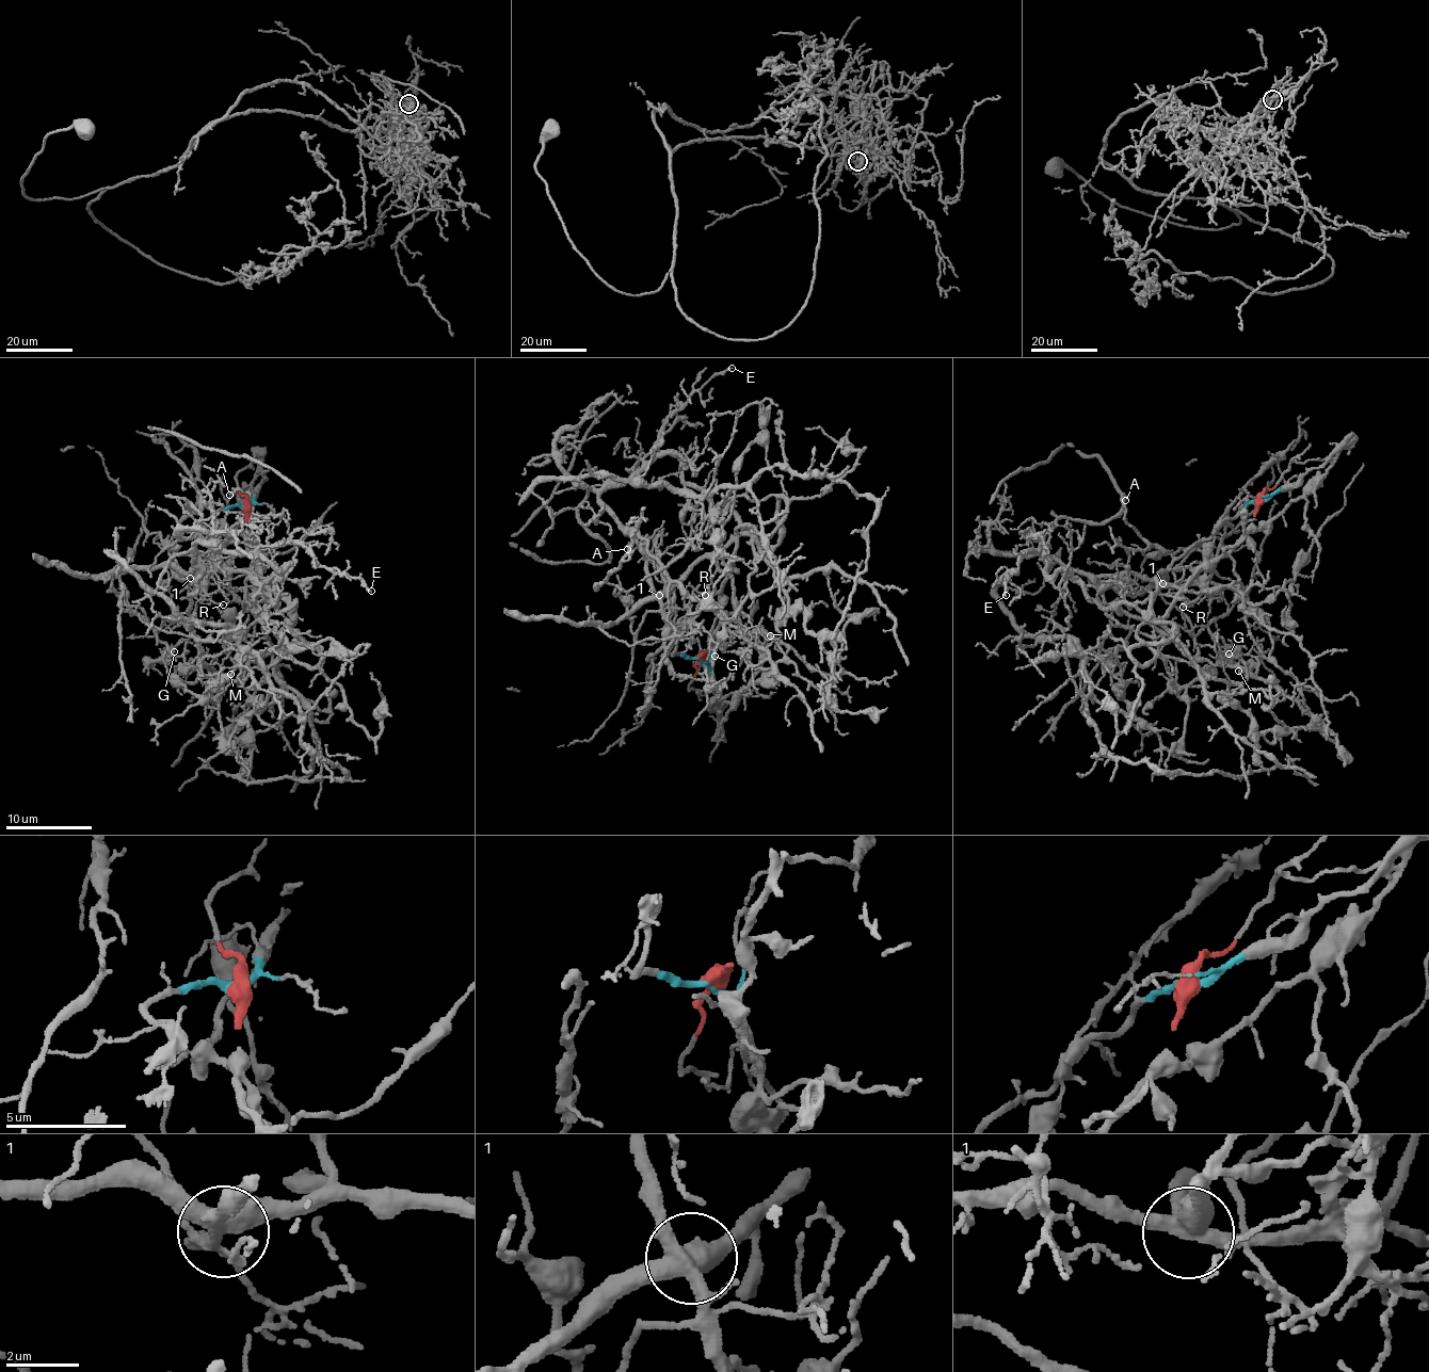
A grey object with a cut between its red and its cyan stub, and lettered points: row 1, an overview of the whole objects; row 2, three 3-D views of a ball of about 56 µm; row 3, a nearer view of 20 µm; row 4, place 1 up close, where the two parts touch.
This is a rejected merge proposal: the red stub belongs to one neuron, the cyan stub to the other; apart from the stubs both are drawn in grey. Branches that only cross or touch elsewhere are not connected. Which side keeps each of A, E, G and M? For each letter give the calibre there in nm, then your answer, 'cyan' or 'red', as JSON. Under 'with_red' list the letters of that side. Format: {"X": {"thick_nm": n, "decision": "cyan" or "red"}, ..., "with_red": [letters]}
{"A": {"thick_nm": 130, "decision": "cyan"}, "E": {"thick_nm": 150, "decision": "red"}, "G": {"thick_nm": 130, "decision": "red"}, "M": {"thick_nm": 120, "decision": "red"}, "with_red": ["E", "G", "M"]}

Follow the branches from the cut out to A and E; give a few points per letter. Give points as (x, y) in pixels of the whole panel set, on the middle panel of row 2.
A: (699, 658), (673, 654), (678, 638), (662, 569), (653, 559), (654, 537), (640, 537), (627, 548)
E: (701, 658), (712, 649), (719, 594), (671, 625), (645, 555), (599, 495), (623, 486), (662, 423), (732, 369)

